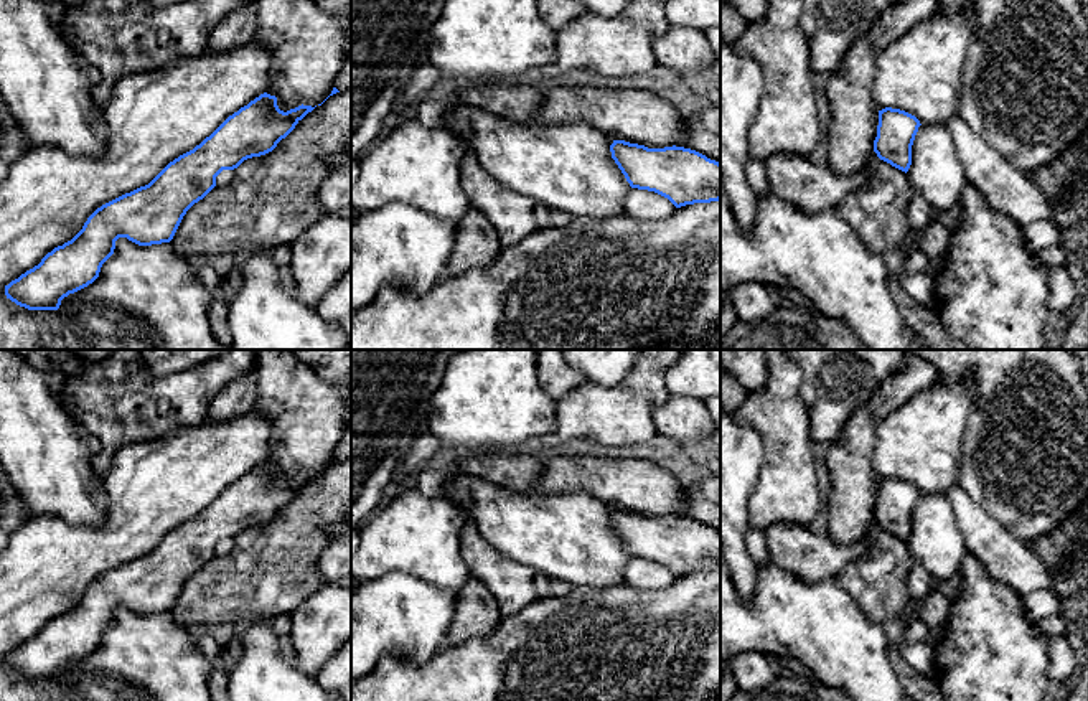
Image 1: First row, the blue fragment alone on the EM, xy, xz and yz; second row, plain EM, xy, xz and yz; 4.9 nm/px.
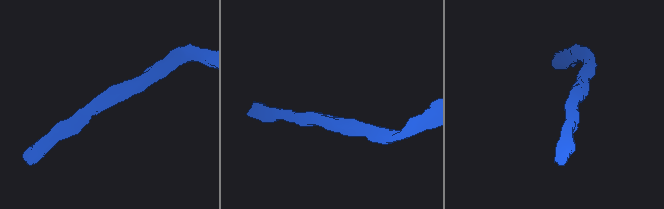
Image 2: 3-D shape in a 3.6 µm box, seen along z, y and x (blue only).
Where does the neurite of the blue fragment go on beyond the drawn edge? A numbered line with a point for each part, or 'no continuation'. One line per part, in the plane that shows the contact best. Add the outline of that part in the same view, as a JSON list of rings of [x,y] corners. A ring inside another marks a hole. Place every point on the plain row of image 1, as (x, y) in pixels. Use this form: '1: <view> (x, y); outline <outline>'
1: xy (154, 487); outline [[[254,409],[227,422],[206,421],[152,442],[130,444],[112,457],[109,472],[101,477],[109,508],[99,526],[69,525],[53,515],[28,518],[0,551],[0,658],[38,635],[54,617],[71,610],[97,577],[148,554],[170,531],[193,520],[229,485],[267,462],[270,445],[270,421]]]

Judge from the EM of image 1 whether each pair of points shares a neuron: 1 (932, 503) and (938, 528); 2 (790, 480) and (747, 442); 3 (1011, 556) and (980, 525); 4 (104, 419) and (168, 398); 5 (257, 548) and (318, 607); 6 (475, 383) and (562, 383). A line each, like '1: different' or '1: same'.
1: same
2: different
3: same
4: same
5: different
6: different

